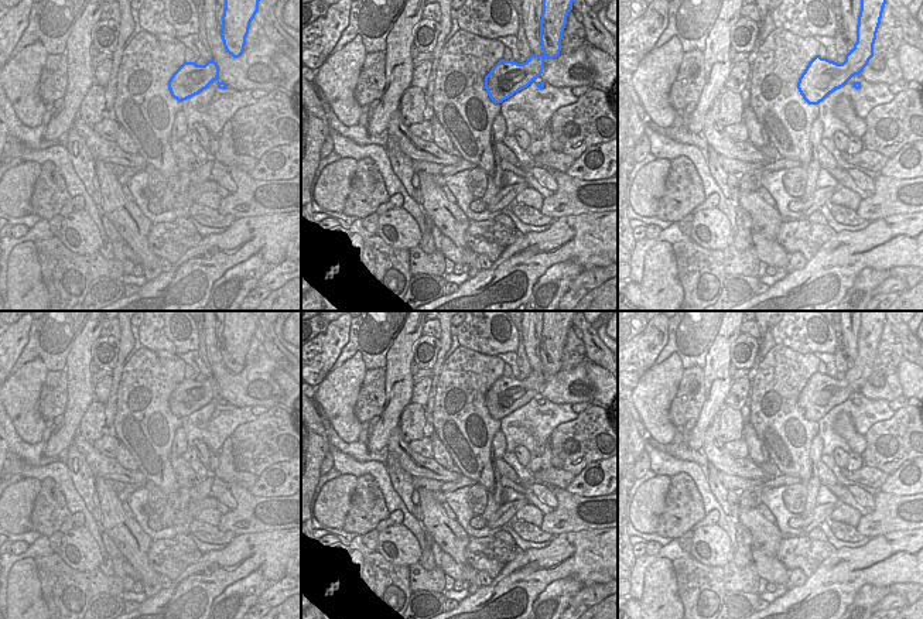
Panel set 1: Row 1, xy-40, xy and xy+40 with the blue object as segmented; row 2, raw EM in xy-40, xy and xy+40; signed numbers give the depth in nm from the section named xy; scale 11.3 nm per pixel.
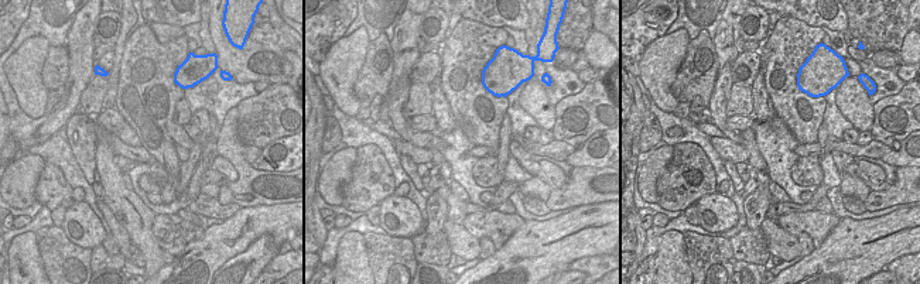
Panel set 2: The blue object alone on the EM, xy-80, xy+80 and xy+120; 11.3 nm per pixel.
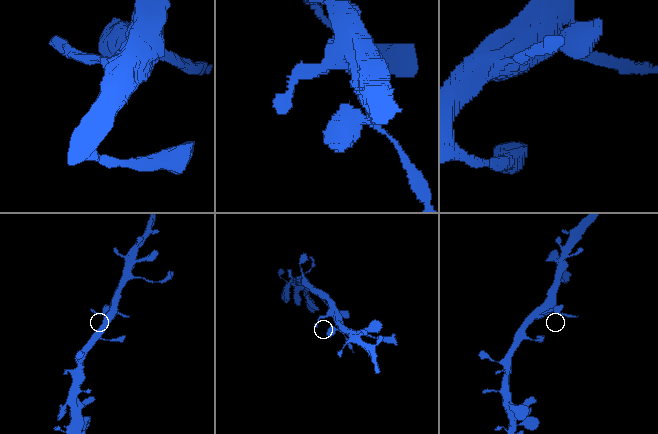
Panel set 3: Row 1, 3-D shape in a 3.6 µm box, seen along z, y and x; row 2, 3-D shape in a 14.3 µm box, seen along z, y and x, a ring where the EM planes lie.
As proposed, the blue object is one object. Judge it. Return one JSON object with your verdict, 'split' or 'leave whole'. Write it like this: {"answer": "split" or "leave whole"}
{"answer": "leave whole"}

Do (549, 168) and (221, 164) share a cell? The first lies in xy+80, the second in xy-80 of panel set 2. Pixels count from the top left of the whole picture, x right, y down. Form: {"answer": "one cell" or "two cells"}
{"answer": "one cell"}

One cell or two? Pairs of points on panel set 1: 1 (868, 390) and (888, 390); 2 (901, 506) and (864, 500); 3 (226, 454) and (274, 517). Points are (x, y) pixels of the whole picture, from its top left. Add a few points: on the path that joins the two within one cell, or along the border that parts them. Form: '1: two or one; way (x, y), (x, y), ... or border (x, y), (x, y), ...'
1: one; way (872, 392), (884, 392)
2: two; border (872, 496), (874, 509)
3: one; way (226, 472), (229, 484), (256, 510)

